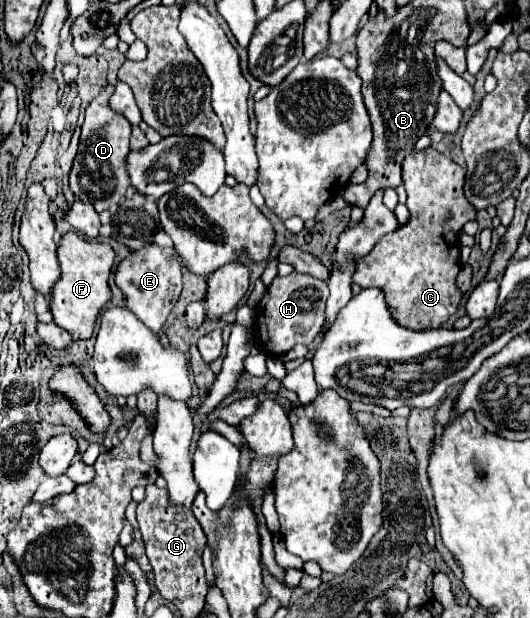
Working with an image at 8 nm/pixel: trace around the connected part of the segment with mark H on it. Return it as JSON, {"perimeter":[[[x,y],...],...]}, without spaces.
{"perimeter":[[[293,272],[285,278],[275,276],[257,306],[257,334],[263,350],[271,356],[279,356],[289,352],[295,344],[311,346],[317,334],[321,332],[327,298],[329,298],[327,284],[309,274]]]}

